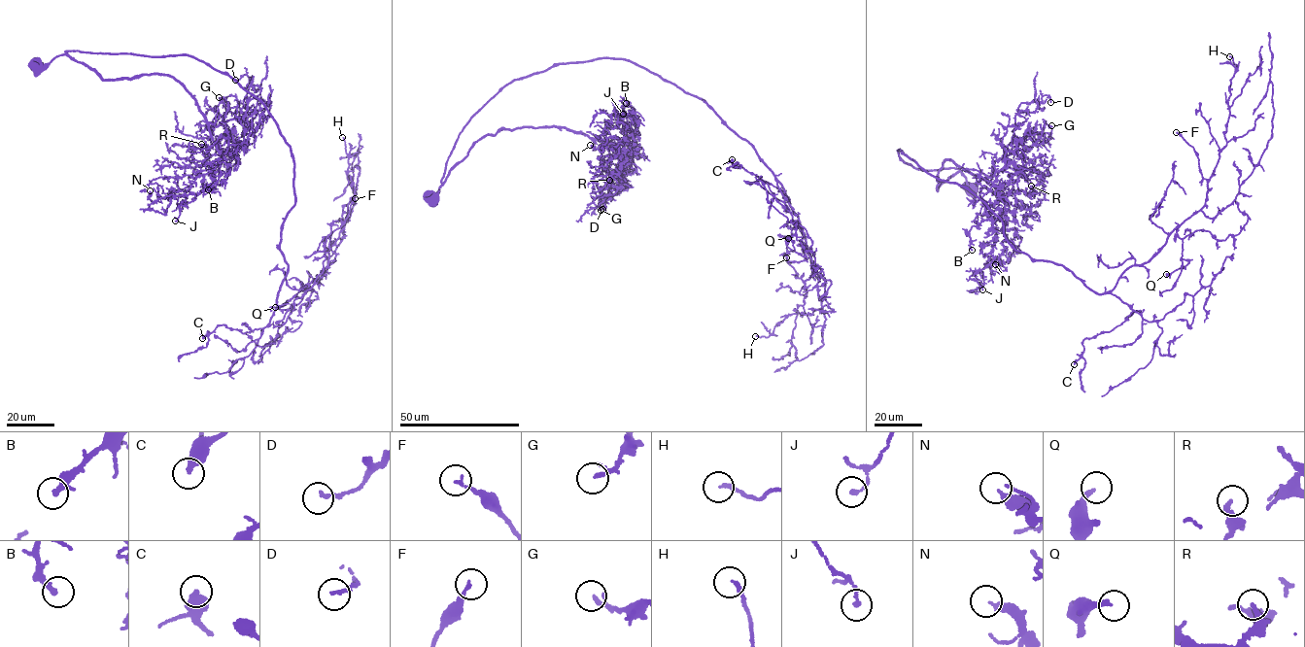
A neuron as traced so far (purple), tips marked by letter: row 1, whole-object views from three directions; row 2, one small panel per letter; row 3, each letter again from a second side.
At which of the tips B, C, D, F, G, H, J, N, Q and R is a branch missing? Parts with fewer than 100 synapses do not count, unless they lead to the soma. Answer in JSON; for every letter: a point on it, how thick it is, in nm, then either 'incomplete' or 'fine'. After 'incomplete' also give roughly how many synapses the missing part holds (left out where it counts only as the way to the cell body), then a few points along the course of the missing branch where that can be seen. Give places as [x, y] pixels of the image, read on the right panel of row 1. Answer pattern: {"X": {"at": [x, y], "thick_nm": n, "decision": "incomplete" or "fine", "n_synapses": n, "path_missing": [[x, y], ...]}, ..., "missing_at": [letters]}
{"B": {"at": [972, 250], "thick_nm": 260, "decision": "incomplete", "n_synapses": 250, "path_missing": [[972, 250], [977, 258], [966, 282], [959, 284], [960, 294], [979, 297], [989, 292], [988, 289]]}, "C": {"at": [1074, 364], "thick_nm": 360, "decision": "fine"}, "D": {"at": [1050, 102], "thick_nm": 170, "decision": "fine"}, "F": {"at": [1176, 132], "thick_nm": 150, "decision": "fine"}, "G": {"at": [1051, 125], "thick_nm": 130, "decision": "fine"}, "H": {"at": [1229, 56], "thick_nm": 190, "decision": "fine"}, "J": {"at": [982, 289], "thick_nm": 160, "decision": "fine"}, "N": {"at": [995, 264], "thick_nm": 320, "decision": "fine"}, "Q": {"at": [1166, 274], "thick_nm": 240, "decision": "fine"}, "R": {"at": [1031, 186], "thick_nm": 240, "decision": "fine"}, "missing_at": ["B"]}

